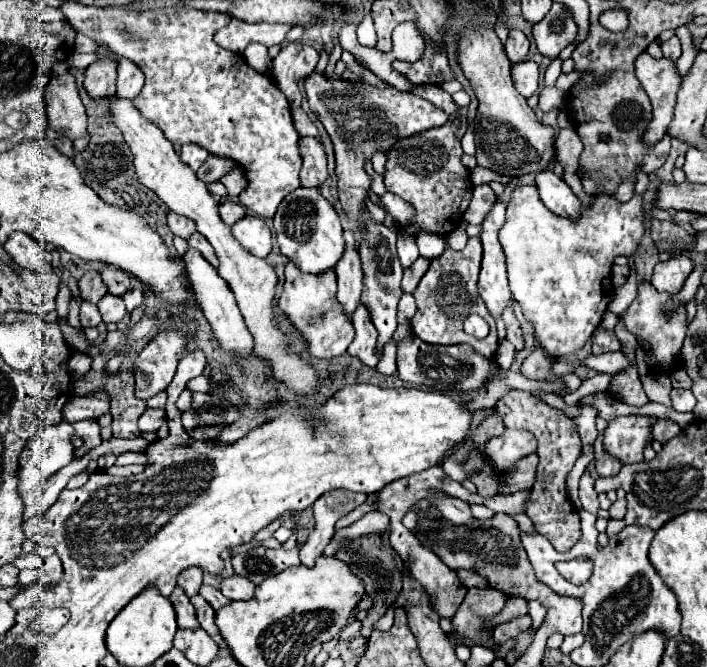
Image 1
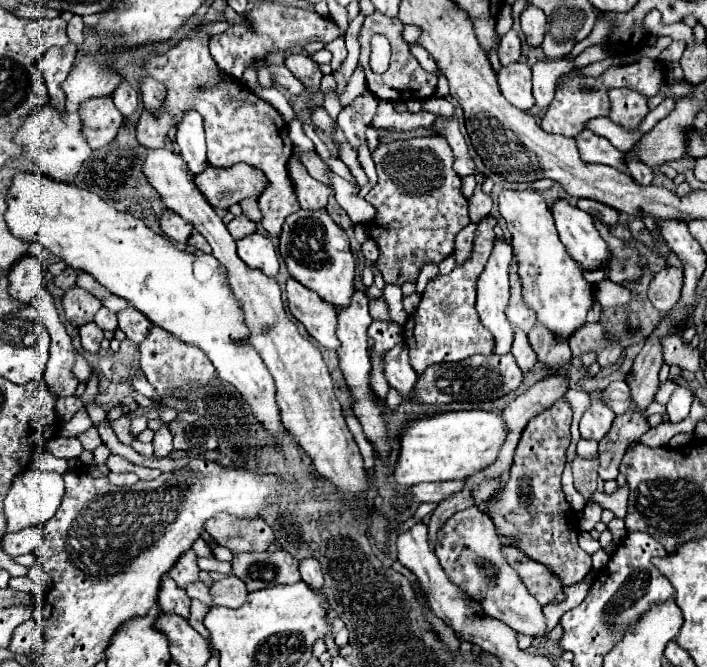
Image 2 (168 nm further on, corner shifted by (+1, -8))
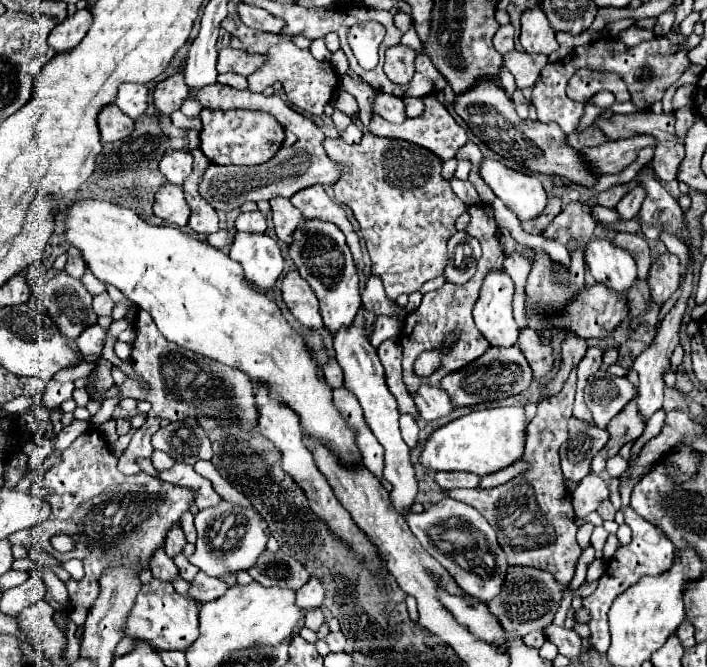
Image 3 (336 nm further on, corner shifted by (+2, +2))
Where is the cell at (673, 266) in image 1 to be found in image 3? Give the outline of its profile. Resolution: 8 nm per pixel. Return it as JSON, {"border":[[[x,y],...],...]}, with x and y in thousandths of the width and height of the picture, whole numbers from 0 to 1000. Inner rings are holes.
{"border":[[[946,378],[935,381],[921,396],[915,426],[918,426],[918,438],[921,438],[924,453],[929,453],[932,459],[938,453],[943,453],[946,444],[960,429],[960,390],[958,390],[958,384],[952,384]]]}

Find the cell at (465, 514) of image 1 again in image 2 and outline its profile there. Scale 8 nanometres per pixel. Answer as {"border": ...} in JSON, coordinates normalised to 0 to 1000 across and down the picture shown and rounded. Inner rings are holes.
{"border":[[[668,759],[662,765],[645,768],[639,777],[631,780],[628,792],[620,801],[617,834],[628,858],[634,858],[636,870],[656,882],[662,894],[676,900],[676,906],[685,912],[685,918],[690,918],[690,924],[704,927],[730,948],[747,951],[752,957],[767,954],[772,945],[767,909],[738,876],[736,864],[719,849],[707,819],[710,816],[702,807],[699,783],[673,759]]]}

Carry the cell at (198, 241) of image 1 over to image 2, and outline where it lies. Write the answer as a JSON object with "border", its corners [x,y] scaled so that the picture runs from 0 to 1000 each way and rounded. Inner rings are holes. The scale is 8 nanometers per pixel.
{"border":[[[277,345],[272,348],[272,354],[269,354],[269,360],[266,360],[266,369],[274,369],[274,372],[277,372],[277,375],[283,375],[283,378],[291,378],[291,381],[300,381],[300,375],[297,375],[297,369],[294,369],[291,357],[289,357],[286,351],[280,351]]]}

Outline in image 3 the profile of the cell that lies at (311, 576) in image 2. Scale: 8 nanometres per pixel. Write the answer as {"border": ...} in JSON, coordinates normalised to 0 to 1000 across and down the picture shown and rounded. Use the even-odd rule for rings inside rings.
{"border":[[[440,867],[429,882],[423,882],[417,888],[417,906],[423,912],[434,915],[434,912],[443,912],[443,909],[454,909],[457,894],[460,894],[460,885],[457,885],[454,873],[448,867]]]}

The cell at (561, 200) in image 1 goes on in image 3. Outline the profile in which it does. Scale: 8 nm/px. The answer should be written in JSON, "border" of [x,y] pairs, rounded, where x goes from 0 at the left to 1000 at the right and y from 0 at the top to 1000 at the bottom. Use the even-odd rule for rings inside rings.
{"border":[[[861,360],[833,363],[827,372],[827,393],[839,417],[873,441],[887,444],[887,438],[901,423],[898,390],[893,381],[867,369]]]}

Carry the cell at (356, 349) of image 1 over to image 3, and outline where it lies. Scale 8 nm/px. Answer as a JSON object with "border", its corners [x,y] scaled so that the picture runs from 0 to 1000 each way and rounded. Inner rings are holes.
{"border":[[[595,579],[593,588],[584,594],[593,621],[601,633],[612,633],[621,630],[632,621],[638,621],[644,612],[635,600],[635,591],[624,582],[610,582],[610,579]]]}

